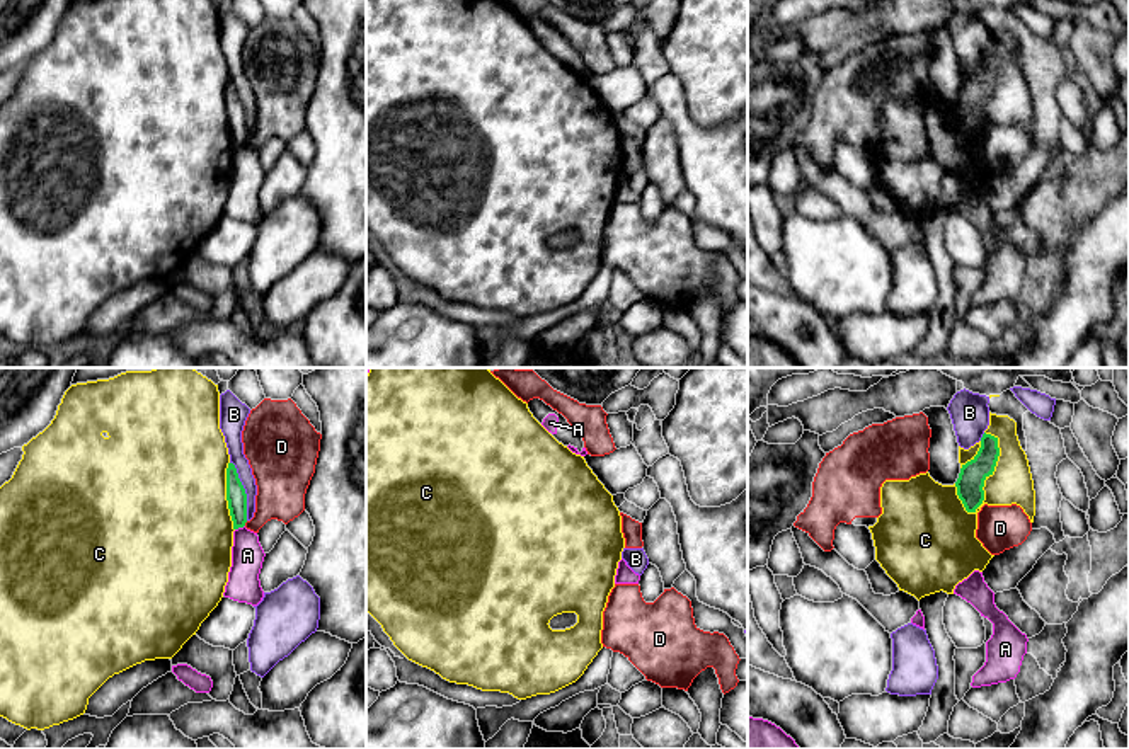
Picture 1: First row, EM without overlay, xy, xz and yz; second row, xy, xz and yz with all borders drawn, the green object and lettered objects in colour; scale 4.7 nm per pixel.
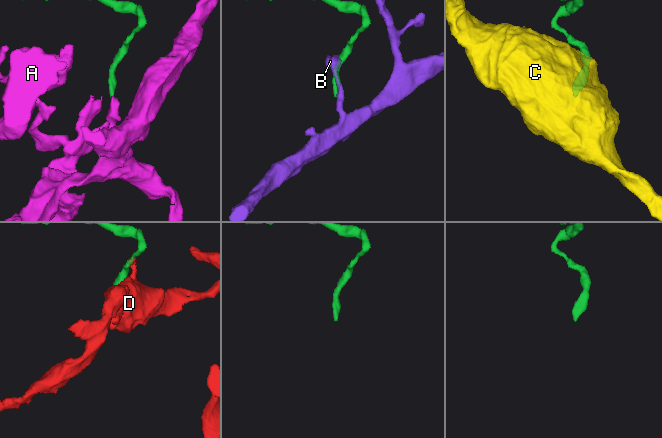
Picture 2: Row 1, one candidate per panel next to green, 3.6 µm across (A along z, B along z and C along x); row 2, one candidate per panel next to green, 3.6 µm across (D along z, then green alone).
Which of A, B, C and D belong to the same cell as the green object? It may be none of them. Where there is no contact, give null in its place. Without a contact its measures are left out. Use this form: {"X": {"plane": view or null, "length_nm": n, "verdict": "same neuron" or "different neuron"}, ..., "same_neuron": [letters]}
{"A": {"plane": "xy", "length_nm": 50, "verdict": "different neuron"}, "B": {"plane": "xy", "length_nm": 300, "verdict": "different neuron"}, "C": {"plane": "yz", "length_nm": 400, "verdict": "different neuron"}, "D": {"plane": "xy", "length_nm": 30, "verdict": "different neuron"}, "same_neuron": []}

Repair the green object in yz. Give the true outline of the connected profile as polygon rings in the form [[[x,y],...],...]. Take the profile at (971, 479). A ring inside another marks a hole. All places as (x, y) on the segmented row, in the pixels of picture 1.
[[[984,432],[977,455],[971,461],[962,465],[959,478],[955,482],[957,495],[967,512],[976,512],[976,509],[983,504],[984,480],[993,475],[998,456],[998,437]]]

